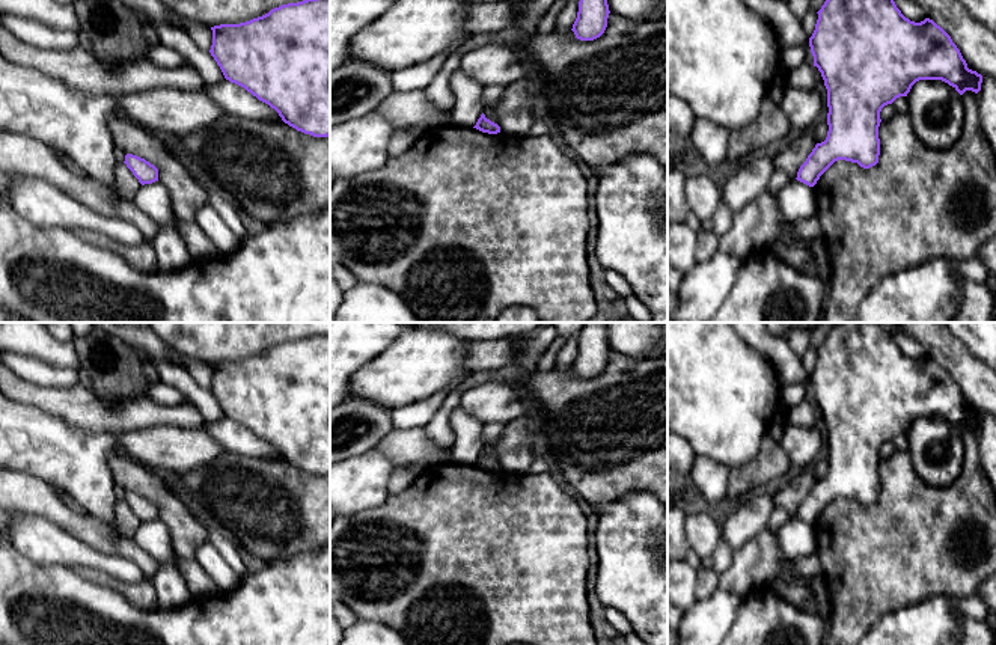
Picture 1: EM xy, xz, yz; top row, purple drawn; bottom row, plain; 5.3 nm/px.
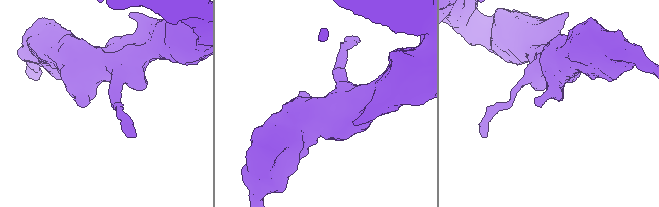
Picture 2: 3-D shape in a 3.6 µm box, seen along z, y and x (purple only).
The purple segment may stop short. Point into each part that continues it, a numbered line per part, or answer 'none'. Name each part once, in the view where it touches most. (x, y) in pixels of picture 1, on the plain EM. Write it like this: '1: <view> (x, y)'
none

